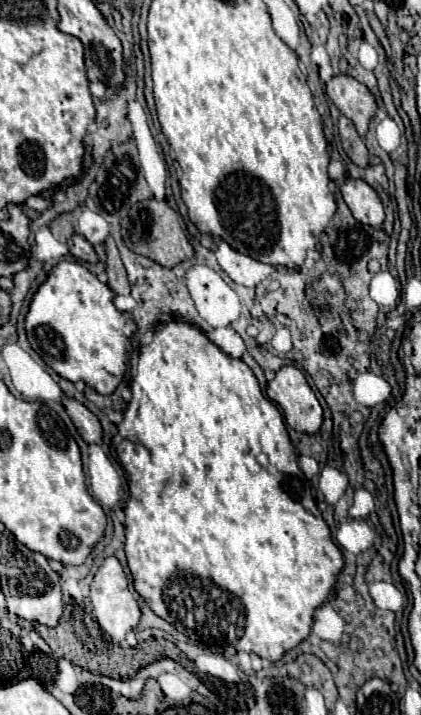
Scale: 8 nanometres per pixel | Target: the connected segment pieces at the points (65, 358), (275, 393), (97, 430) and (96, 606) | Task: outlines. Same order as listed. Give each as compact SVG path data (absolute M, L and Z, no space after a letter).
M60 261L46 281L36 289L24 319L24 329L32 349L60 377L76 383L84 381L102 395L112 393L126 371L128 337L134 323L112 303L112 289L96 279L78 261Z
M280 367L276 377L268 381L266 393L274 403L278 403L290 427L302 433L316 433L320 429L322 407L298 367Z
M62 395L62 405L64 405L66 413L70 415L70 419L74 421L74 425L76 425L78 433L82 435L82 439L86 443L100 443L102 427L100 427L98 417L88 407L84 407L80 401L76 401L70 395Z
M106 557L102 565L98 567L98 571L94 573L94 579L90 585L90 601L92 601L92 609L100 627L110 635L114 643L124 641L126 631L136 627L140 621L140 607L136 599L132 597L132 593L128 593L128 583L126 583L122 565L118 563L116 557Z

